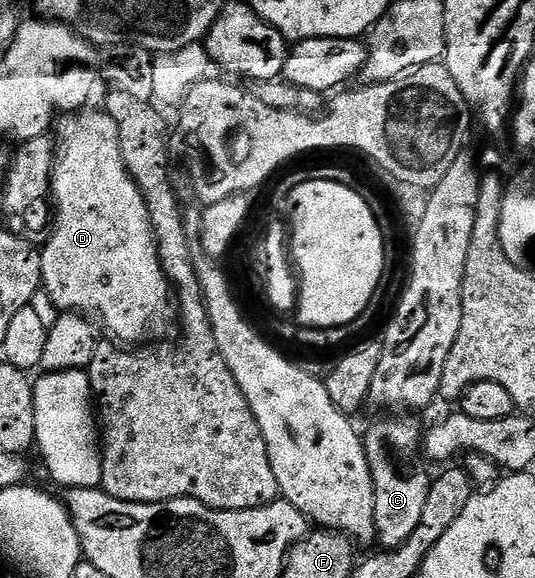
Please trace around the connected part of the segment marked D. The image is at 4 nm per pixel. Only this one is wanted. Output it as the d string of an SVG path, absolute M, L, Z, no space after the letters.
M89 108L84 112L77 112L72 116L62 117L56 123L51 198L55 203L55 225L52 227L52 230L54 230L53 235L49 238L49 243L43 246L41 250L41 284L44 293L49 293L50 300L58 306L58 311L72 312L82 316L94 316L93 314L98 314L101 317L102 324L105 325L106 332L114 334L114 336L109 336L112 336L118 343L124 344L129 348L140 347L142 344L148 343L145 342L148 338L153 337L155 334L163 333L169 326L169 320L172 316L174 319L175 316L175 306L171 301L171 287L157 255L157 241L153 238L153 226L149 223L147 204L143 200L143 196L139 192L135 180L125 170L123 154L119 152L119 128L115 128L115 120L111 120L109 114L97 108Z

